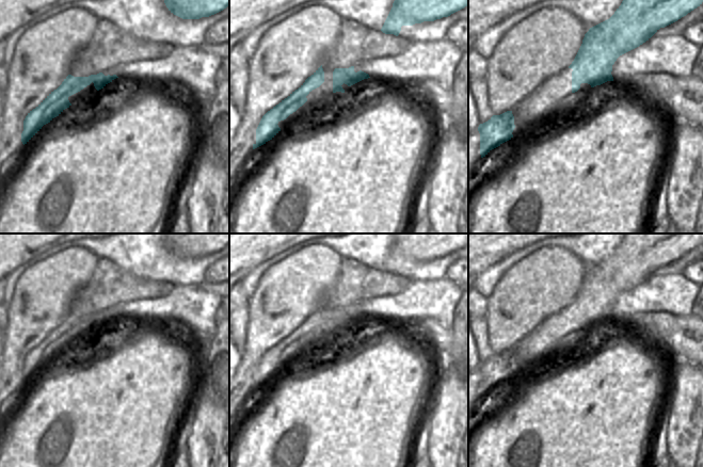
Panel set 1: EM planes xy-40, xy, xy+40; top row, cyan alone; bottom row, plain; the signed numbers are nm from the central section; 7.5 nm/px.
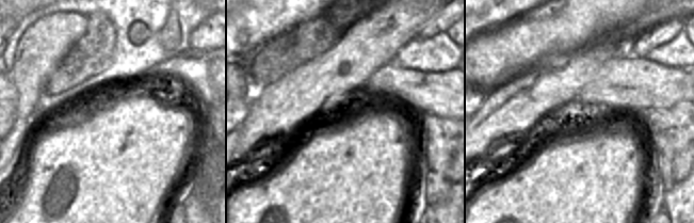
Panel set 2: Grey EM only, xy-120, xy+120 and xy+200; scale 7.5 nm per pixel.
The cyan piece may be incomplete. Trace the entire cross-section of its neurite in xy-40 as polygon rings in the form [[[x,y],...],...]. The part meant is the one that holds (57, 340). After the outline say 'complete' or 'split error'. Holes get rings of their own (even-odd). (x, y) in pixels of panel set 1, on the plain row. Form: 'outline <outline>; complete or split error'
outline [[[102,311],[89,316],[68,313],[62,323],[51,331],[23,359],[22,383],[27,383],[44,364],[50,361],[71,343],[95,334],[108,322],[118,317],[116,313],[105,315]]]; split error

